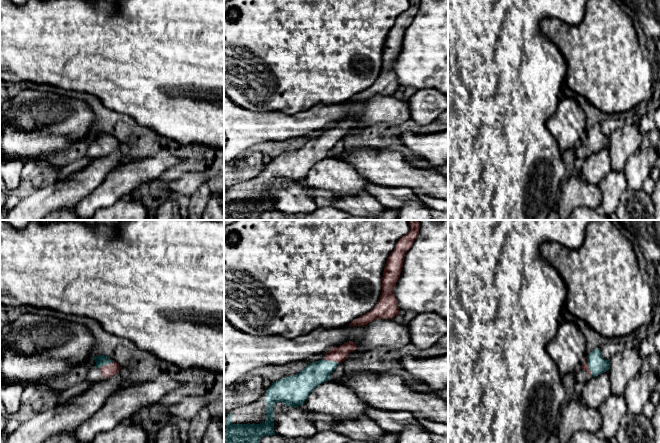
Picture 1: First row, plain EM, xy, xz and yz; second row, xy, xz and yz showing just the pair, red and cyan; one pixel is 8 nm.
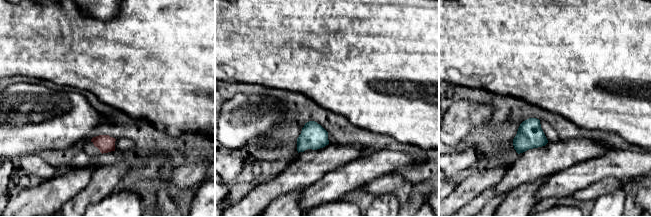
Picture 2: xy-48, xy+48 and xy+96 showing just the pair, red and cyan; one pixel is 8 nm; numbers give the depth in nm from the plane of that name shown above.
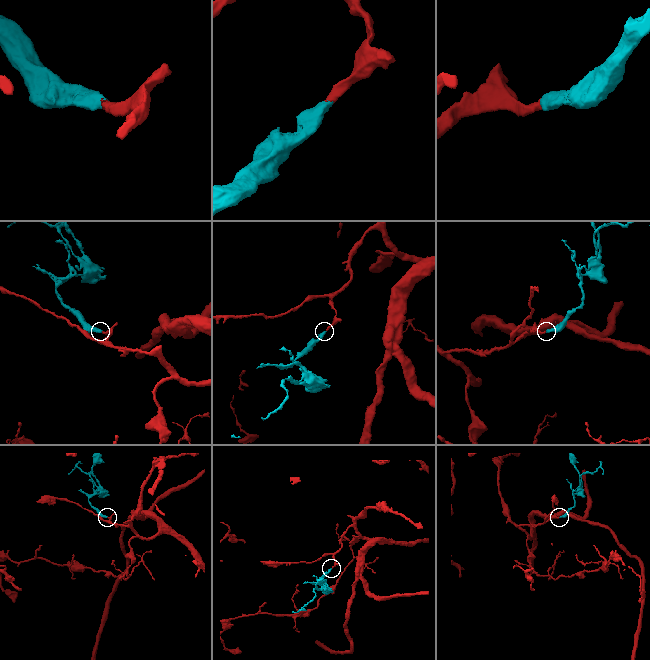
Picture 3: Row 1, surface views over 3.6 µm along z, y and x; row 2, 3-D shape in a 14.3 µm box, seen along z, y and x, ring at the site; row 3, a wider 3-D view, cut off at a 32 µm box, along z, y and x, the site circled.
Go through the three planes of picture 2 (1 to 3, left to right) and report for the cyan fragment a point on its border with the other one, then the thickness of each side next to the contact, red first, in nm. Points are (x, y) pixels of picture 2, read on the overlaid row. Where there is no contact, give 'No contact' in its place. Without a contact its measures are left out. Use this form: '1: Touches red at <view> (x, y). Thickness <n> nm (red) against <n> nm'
1: No contact
2: No contact
3: No contact

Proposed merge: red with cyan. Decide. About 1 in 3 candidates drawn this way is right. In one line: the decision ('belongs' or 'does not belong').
belongs

